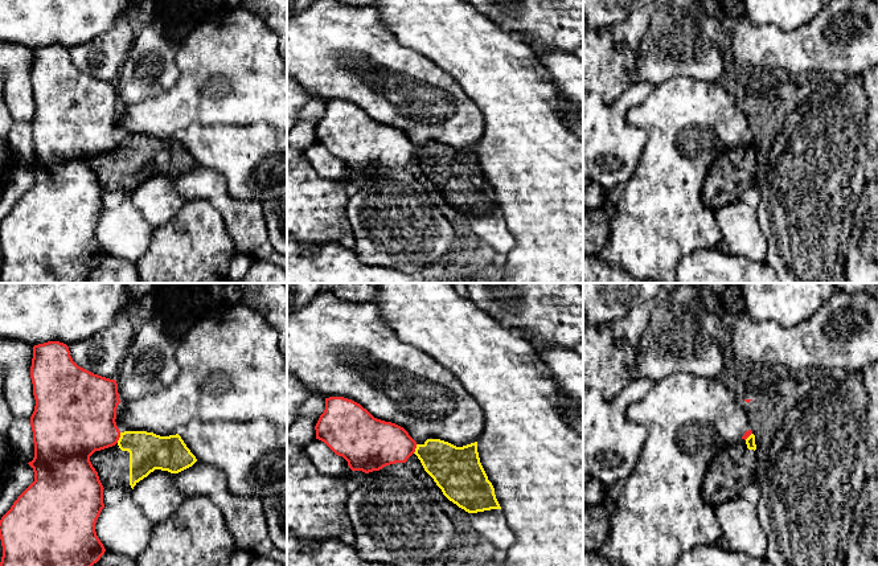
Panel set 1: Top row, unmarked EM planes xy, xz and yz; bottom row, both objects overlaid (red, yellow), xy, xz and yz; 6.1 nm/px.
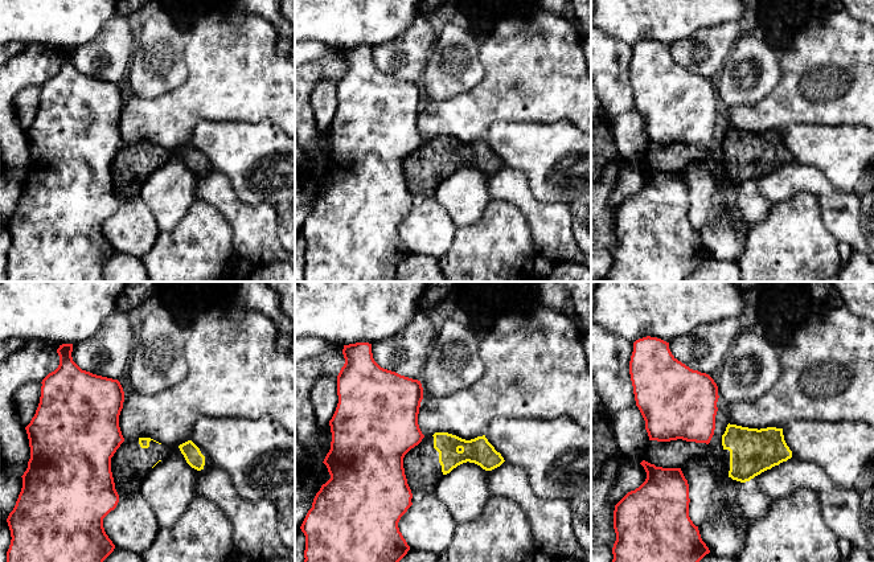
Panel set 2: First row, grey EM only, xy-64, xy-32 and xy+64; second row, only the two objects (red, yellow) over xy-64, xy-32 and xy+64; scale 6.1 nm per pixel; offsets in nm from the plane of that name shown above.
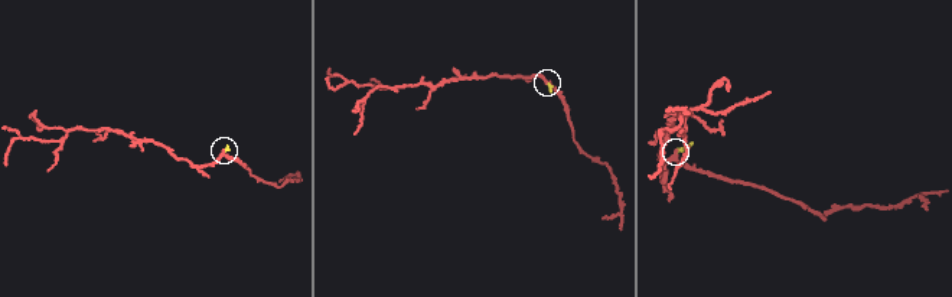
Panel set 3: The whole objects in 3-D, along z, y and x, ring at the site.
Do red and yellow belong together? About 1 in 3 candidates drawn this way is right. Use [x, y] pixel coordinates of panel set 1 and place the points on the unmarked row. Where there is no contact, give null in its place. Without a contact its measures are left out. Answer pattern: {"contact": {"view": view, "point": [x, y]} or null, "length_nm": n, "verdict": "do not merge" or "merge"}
{"contact": {"view": "xy", "point": [119, 140]}, "length_nm": 70, "verdict": "do not merge"}

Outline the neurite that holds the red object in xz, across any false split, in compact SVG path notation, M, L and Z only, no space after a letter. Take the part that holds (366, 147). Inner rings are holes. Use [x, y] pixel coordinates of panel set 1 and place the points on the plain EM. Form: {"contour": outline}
{"contour": "M344 101L325 102L325 114L315 134L316 143L342 160L352 175L365 177L406 167L417 152L403 131L374 122L360 107Z"}

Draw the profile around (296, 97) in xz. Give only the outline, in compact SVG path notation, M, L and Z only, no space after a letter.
M287 75L287 132L296 124L301 108L315 98L307 93L295 79Z

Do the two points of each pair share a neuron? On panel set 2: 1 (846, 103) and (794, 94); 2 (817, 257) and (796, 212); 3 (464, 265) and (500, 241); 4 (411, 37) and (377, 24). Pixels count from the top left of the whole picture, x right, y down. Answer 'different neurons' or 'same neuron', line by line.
1: same neuron
2: same neuron
3: same neuron
4: different neurons

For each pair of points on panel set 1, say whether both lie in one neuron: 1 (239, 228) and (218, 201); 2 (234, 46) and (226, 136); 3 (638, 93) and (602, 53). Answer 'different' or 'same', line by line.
1: same
2: different
3: different

